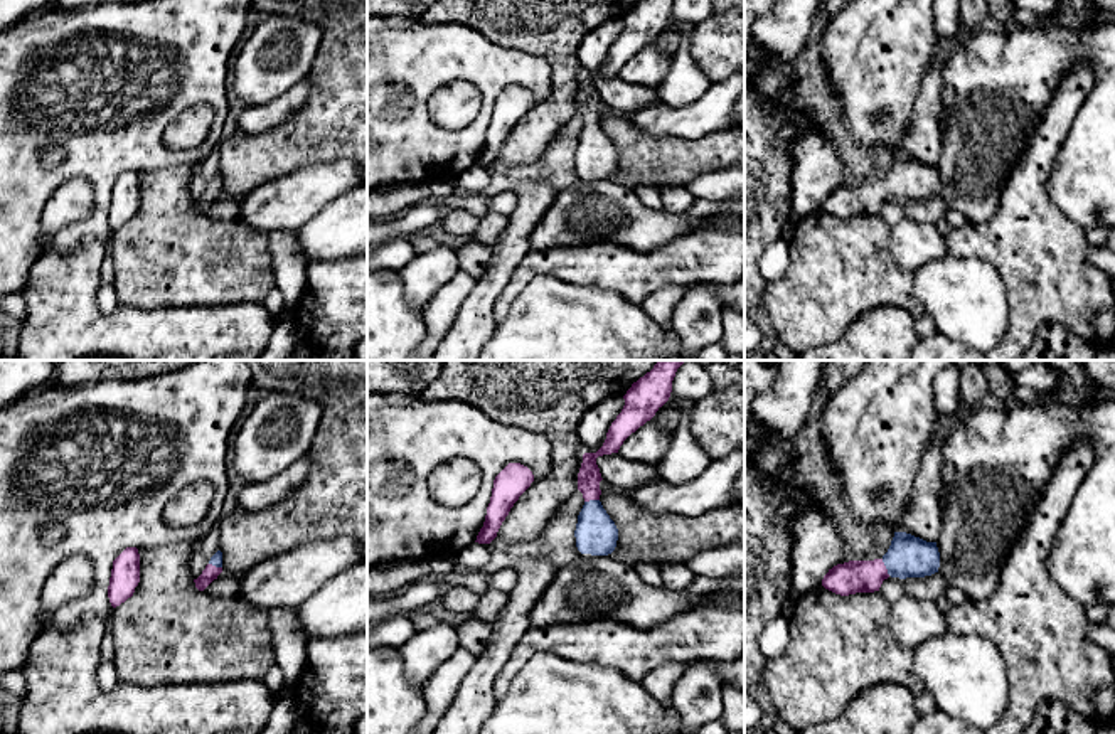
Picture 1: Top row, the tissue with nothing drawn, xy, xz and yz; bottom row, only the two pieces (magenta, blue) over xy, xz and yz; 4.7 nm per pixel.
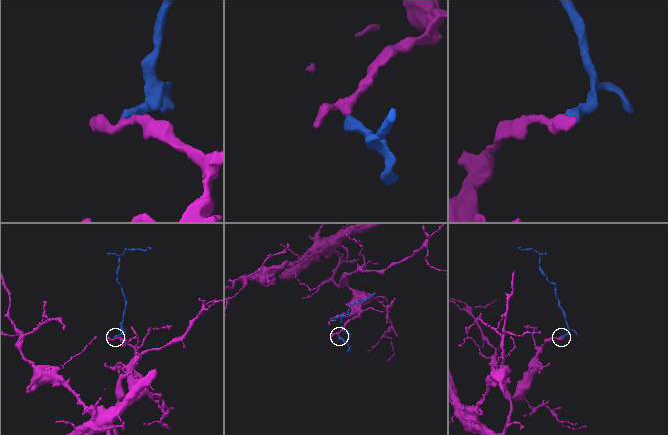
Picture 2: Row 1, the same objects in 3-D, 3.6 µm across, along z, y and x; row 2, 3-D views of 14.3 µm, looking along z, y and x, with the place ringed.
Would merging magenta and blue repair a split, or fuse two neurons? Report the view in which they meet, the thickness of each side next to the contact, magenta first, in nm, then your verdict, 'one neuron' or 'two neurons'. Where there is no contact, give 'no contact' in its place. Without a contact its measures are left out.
yz | 160/200 nm | one neuron

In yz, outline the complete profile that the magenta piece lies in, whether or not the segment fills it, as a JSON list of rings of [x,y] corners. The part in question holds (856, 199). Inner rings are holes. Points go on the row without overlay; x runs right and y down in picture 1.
[[[894,155],[888,175],[874,184],[837,187],[822,202],[822,209],[835,217],[879,214],[884,202],[925,200],[938,195],[936,165],[926,165],[906,155]]]

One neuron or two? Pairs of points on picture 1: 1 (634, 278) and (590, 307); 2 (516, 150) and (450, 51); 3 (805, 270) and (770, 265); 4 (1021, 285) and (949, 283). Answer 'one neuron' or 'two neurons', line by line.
1: two neurons
2: two neurons
3: two neurons
4: two neurons

